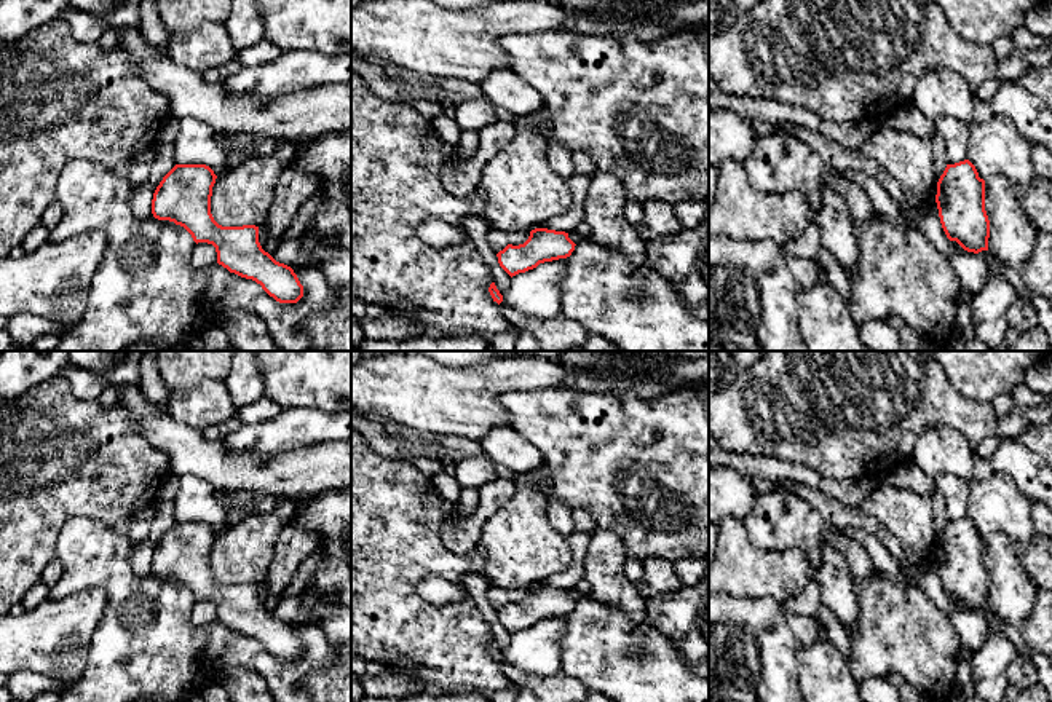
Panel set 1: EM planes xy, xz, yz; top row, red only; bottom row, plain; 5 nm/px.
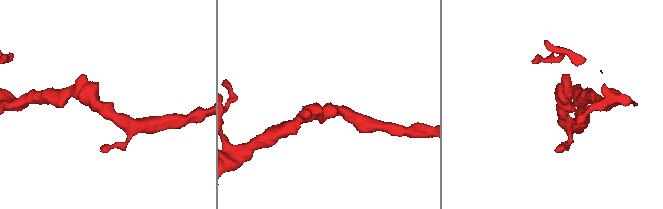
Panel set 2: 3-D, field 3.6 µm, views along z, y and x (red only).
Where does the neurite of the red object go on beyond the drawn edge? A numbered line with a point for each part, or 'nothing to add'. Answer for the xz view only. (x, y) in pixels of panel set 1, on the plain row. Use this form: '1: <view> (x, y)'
nothing to add

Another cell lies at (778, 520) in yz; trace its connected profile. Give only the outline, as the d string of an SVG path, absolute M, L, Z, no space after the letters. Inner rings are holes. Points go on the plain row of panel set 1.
M790 491L755 495L744 523L757 547L801 550L813 576L822 565L825 546L844 557L854 582L865 581L878 571L859 541L848 538L843 528L827 523L809 503Z

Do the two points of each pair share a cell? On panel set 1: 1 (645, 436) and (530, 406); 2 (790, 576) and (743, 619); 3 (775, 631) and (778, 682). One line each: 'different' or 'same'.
1: same
2: different
3: same

